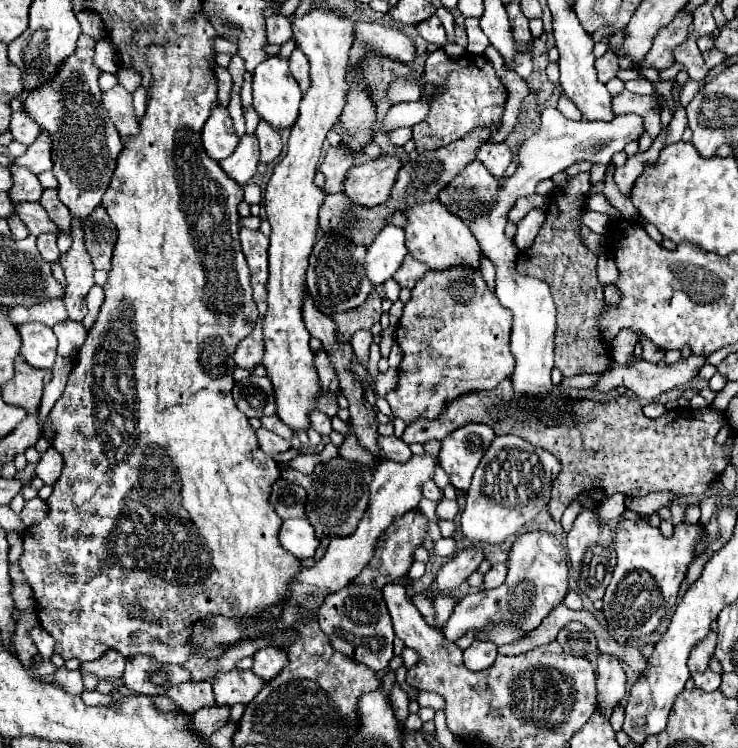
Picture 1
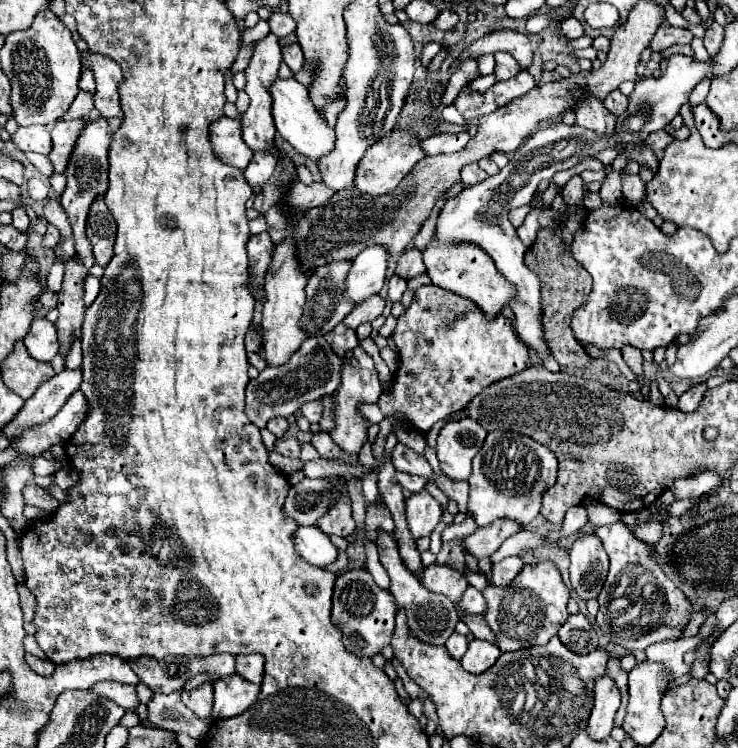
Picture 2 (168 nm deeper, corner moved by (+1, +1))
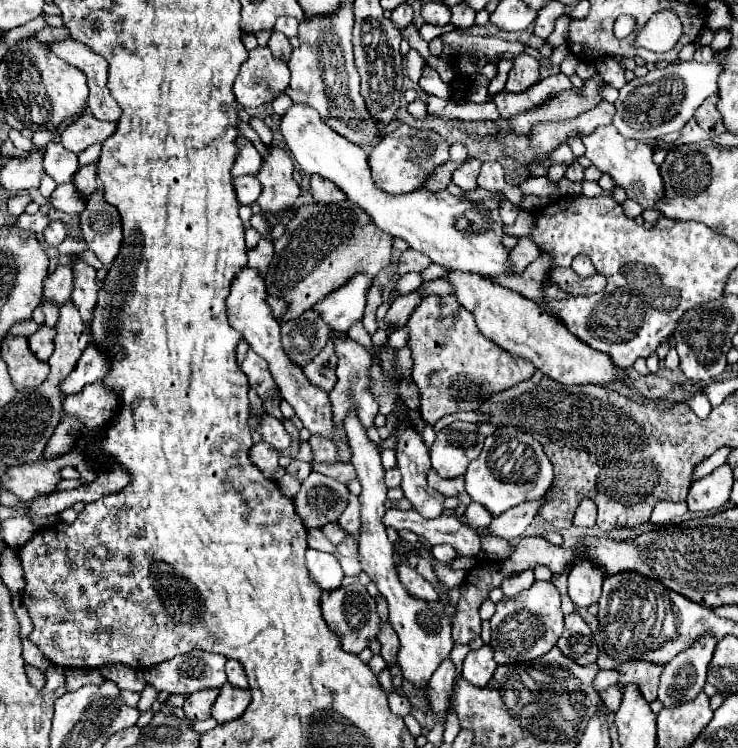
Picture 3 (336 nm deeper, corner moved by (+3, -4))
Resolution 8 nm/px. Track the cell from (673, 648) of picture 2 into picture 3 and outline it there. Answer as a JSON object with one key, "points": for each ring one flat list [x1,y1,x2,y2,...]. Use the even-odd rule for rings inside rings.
{"points":[[629,661,623,663,621,667,617,667,617,671,621,673,619,677,619,687,623,689,625,683,637,683,643,697,651,703,657,697,657,689,659,689,659,677,663,673,665,665,655,665,651,661]]}

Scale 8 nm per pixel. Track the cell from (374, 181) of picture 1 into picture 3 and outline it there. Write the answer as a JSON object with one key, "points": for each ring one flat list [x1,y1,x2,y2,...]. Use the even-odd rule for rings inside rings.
{"points":[[399,125,395,131,387,133,381,143,369,153,369,167,371,167,371,177,379,189,385,193,411,193,413,189,419,189,429,177,429,173,445,163,449,159,449,143,433,133,433,131,421,131,421,129,411,129,407,125]]}

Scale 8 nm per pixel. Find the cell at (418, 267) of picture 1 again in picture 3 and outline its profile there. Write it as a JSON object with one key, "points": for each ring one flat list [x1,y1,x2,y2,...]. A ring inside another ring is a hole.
{"points":[[407,249,407,251,403,251,403,253,401,253,401,257,399,257,399,267,397,267,397,273,399,273,399,275,411,273,411,271,421,273,421,271,423,271,425,267,429,267,429,265,431,265,429,257,421,255,421,253,413,251,413,249]]}

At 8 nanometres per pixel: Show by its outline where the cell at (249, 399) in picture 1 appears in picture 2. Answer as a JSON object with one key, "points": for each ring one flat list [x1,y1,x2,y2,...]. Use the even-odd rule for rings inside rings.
{"points":[[323,336,307,338,299,346,299,350,291,356,289,364,283,366,267,366,255,380,247,384,247,418,261,430,267,426,267,420,277,416,291,416,301,404,319,400,323,396,331,396,339,388,341,376,341,358,327,344]]}

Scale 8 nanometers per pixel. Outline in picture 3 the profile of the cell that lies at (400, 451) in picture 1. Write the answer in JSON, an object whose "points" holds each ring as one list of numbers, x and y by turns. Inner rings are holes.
{"points":[[429,469,429,473,427,473,427,483,429,483,429,487,433,487,435,491,439,491,443,497,457,497,463,505,469,505,469,503,471,503,469,495,465,493,465,487,463,487,463,477,443,479,443,477,437,475,435,469]]}

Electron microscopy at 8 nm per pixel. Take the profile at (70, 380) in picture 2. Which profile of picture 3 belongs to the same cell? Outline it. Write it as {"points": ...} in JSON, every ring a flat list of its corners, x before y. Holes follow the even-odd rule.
{"points":[[89,343,89,347,83,351,81,359,77,361,75,369,67,375,65,381,61,381,59,391,63,393,63,397,75,395,85,385,95,383,101,377,105,377,105,353,101,353,101,349,97,349,97,345]]}

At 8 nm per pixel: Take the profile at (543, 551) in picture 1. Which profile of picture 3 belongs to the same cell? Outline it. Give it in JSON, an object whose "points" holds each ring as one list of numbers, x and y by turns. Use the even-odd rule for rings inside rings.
{"points":[[535,581,529,589,517,597,505,597,497,603,497,611,491,617,491,639,499,643,499,665,531,661,545,655,563,633,561,595,551,581]]}

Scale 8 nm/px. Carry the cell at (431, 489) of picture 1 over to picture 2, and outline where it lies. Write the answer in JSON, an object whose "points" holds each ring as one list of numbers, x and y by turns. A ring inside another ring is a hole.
{"points":[[395,472,395,480,409,492,419,492,425,488,427,480,421,476,413,476,413,474,403,474,403,472]]}

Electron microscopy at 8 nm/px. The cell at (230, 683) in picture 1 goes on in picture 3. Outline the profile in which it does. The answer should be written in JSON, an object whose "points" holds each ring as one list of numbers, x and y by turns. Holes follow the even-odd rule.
{"points":[[225,683,219,691,219,697,215,699,215,705,211,709,211,717,217,723,227,723,243,715,247,705,251,703,249,689,237,689,229,683]]}

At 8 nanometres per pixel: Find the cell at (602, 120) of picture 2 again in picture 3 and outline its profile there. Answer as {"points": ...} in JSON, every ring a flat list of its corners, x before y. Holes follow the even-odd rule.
{"points":[[605,125,595,129,591,135,583,135,583,145,585,145,585,157,591,159,591,163,611,175,619,187,623,187,629,195,629,199,637,201,647,207,655,207,655,201,661,199,663,193,663,181,659,175,659,167,653,163,653,147,647,145,645,141,635,141,635,139,625,139,619,135,615,125]]}

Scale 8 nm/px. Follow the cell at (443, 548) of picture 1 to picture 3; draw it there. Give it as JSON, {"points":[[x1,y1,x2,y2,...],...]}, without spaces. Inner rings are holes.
{"points":[[471,503,471,505,467,507,467,511,465,511,465,519,467,519,467,523,469,523,473,529,477,529,477,527,489,525,489,521,491,521,493,517,489,517,489,511,485,511,483,505]]}

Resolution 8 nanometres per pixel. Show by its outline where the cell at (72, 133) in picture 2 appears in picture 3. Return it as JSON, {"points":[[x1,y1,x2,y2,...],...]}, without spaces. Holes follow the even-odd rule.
{"points":[[85,113,75,123,67,125,61,131,61,145,75,155,91,147,93,143,103,143,115,131,115,123,95,119,91,113]]}

